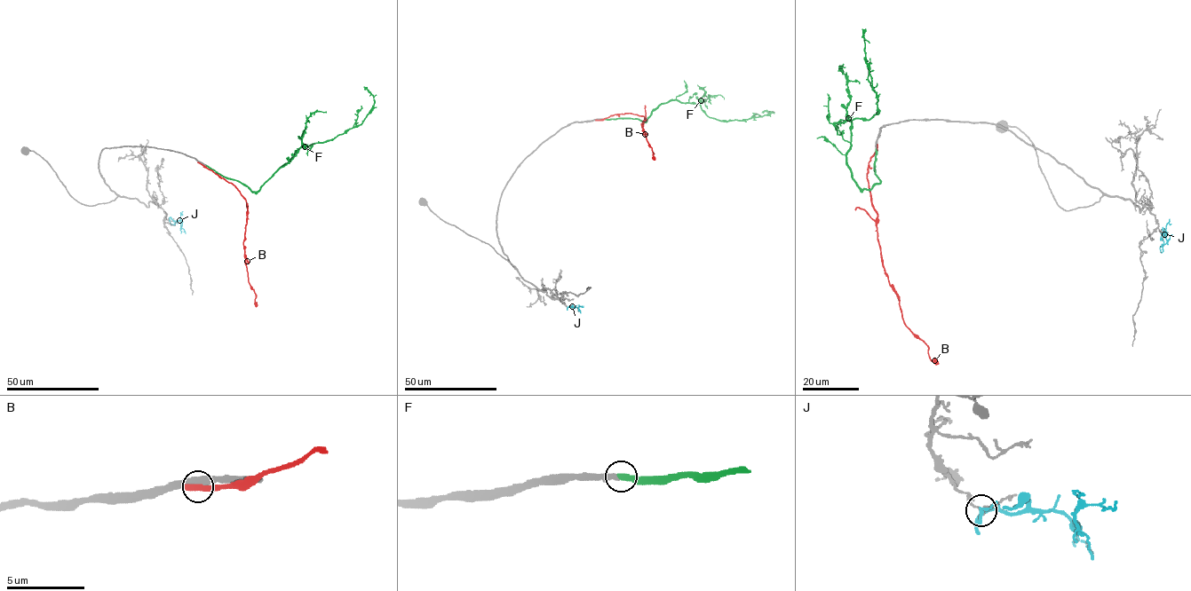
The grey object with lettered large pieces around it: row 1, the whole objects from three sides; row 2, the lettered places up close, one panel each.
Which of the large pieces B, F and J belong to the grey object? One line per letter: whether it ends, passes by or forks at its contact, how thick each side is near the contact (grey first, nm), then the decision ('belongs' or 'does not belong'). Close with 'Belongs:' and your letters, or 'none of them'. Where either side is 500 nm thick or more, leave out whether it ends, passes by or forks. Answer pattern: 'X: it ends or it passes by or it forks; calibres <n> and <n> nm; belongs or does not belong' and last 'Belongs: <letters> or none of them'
B: it ends; calibres 440 and 360 nm; does not belong
F: it ends; calibres 320 and 320 nm; belongs
J: it forks; calibres 150 and 130 nm; does not belong
Belongs: F

